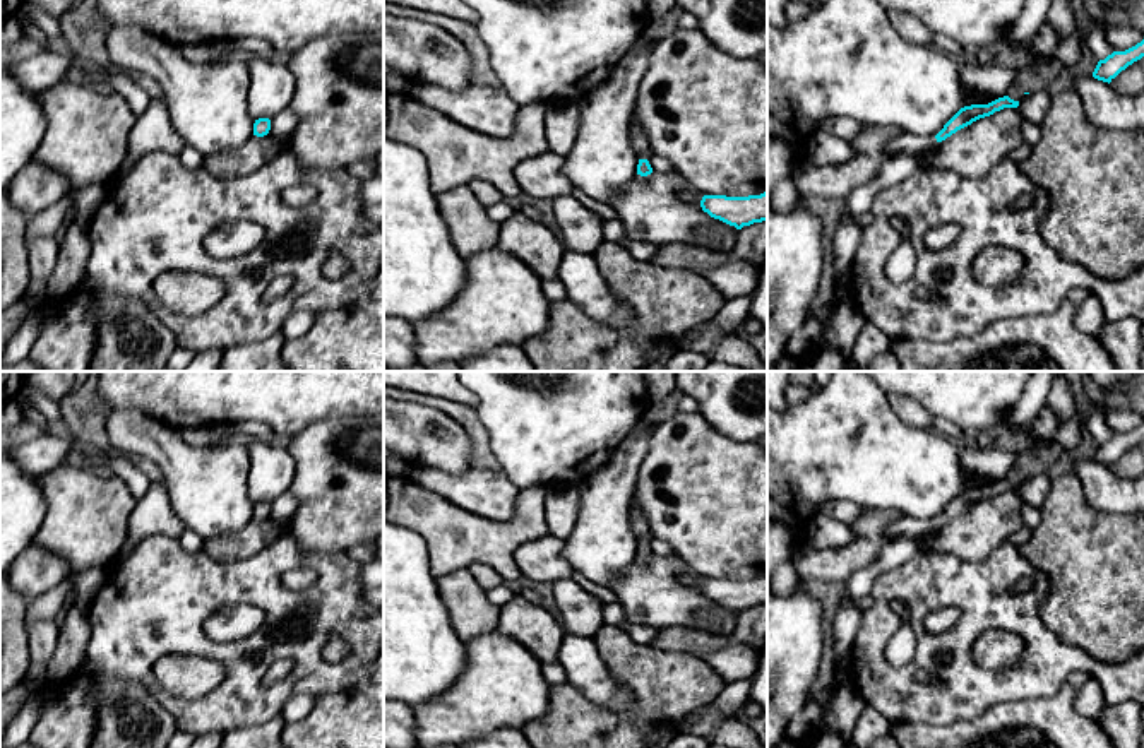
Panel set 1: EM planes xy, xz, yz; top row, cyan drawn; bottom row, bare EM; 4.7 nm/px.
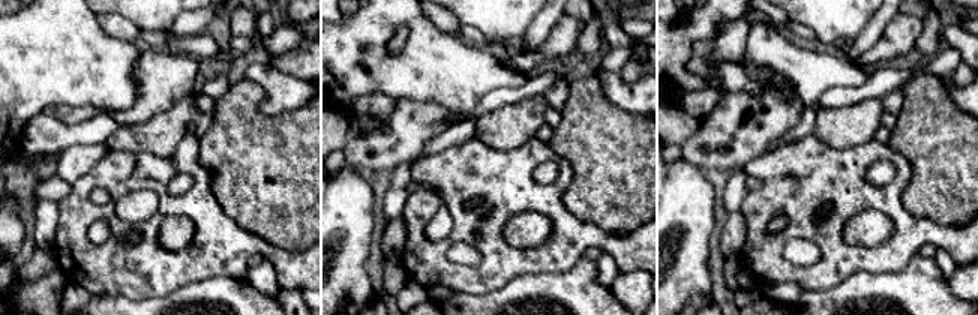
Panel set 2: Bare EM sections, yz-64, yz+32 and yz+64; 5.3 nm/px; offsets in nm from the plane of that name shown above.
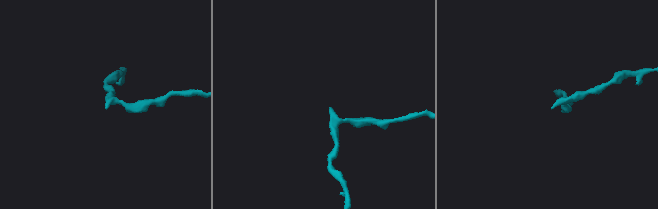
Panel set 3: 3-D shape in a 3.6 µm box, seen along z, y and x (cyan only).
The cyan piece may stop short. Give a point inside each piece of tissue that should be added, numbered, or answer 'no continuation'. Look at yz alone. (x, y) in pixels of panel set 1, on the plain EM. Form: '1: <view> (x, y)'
1: yz (905, 528)

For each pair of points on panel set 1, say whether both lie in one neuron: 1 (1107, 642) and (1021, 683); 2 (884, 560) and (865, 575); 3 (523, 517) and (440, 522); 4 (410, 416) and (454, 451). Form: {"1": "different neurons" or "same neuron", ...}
{"1": "different neurons", "2": "same neuron", "3": "same neuron", "4": "same neuron"}

